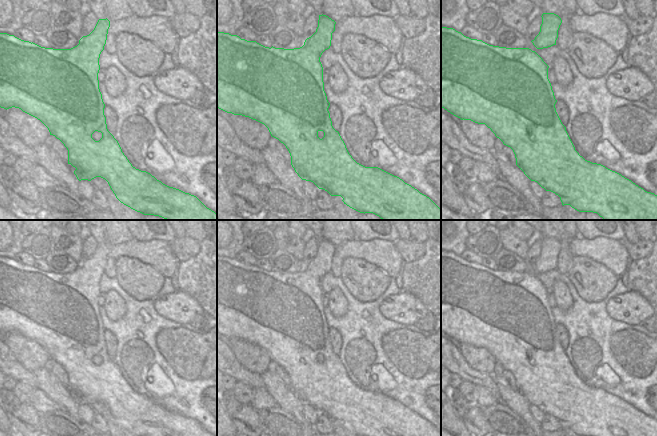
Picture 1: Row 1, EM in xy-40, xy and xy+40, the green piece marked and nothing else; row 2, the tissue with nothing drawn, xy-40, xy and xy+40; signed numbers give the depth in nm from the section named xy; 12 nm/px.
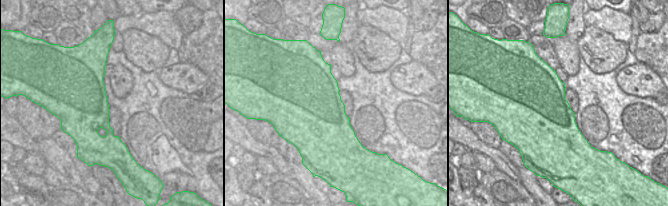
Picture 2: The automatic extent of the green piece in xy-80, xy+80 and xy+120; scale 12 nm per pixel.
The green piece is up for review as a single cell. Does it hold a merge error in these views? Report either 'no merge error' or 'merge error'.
no merge error

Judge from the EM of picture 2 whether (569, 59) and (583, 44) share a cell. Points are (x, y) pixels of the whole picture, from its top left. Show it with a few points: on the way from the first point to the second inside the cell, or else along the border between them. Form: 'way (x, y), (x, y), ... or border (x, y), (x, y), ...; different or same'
border (575, 42), (580, 55); different

